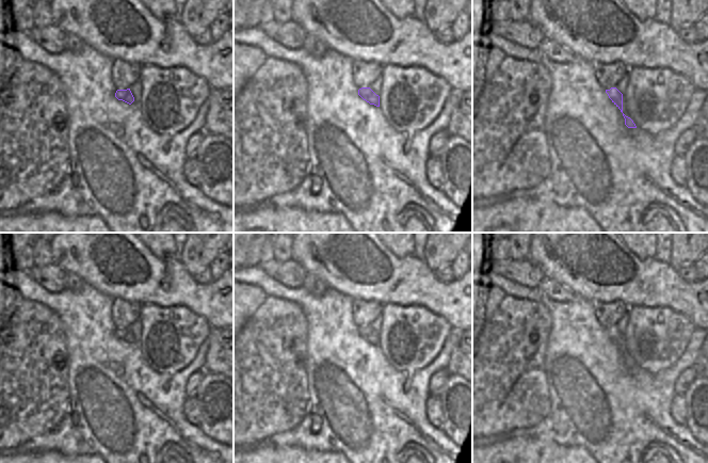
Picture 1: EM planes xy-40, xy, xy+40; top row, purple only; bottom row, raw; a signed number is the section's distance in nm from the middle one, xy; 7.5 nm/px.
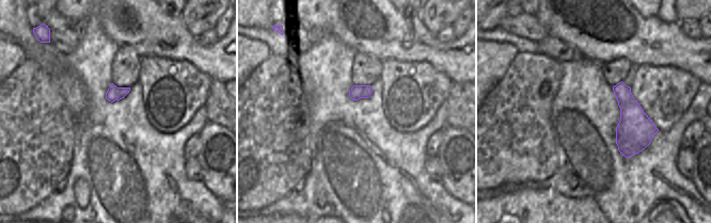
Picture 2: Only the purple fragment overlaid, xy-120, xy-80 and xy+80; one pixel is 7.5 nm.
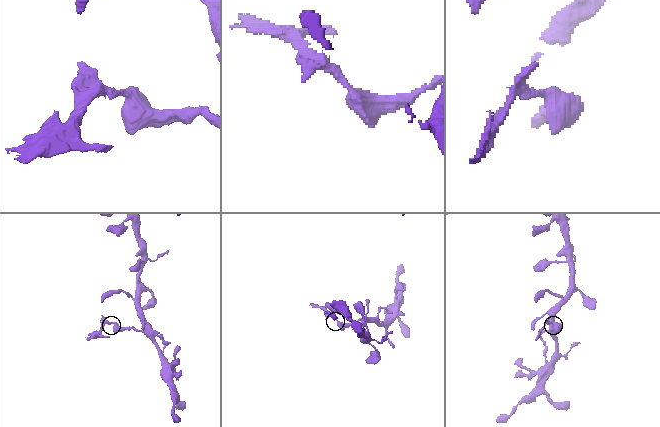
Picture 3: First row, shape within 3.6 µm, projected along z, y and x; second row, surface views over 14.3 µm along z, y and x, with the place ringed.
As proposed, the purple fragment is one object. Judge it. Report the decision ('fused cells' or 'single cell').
fused cells

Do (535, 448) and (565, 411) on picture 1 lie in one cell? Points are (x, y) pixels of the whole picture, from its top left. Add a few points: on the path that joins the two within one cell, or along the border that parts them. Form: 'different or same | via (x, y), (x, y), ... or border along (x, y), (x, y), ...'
different | border along (518, 436), (548, 438), (560, 445), (567, 445)

